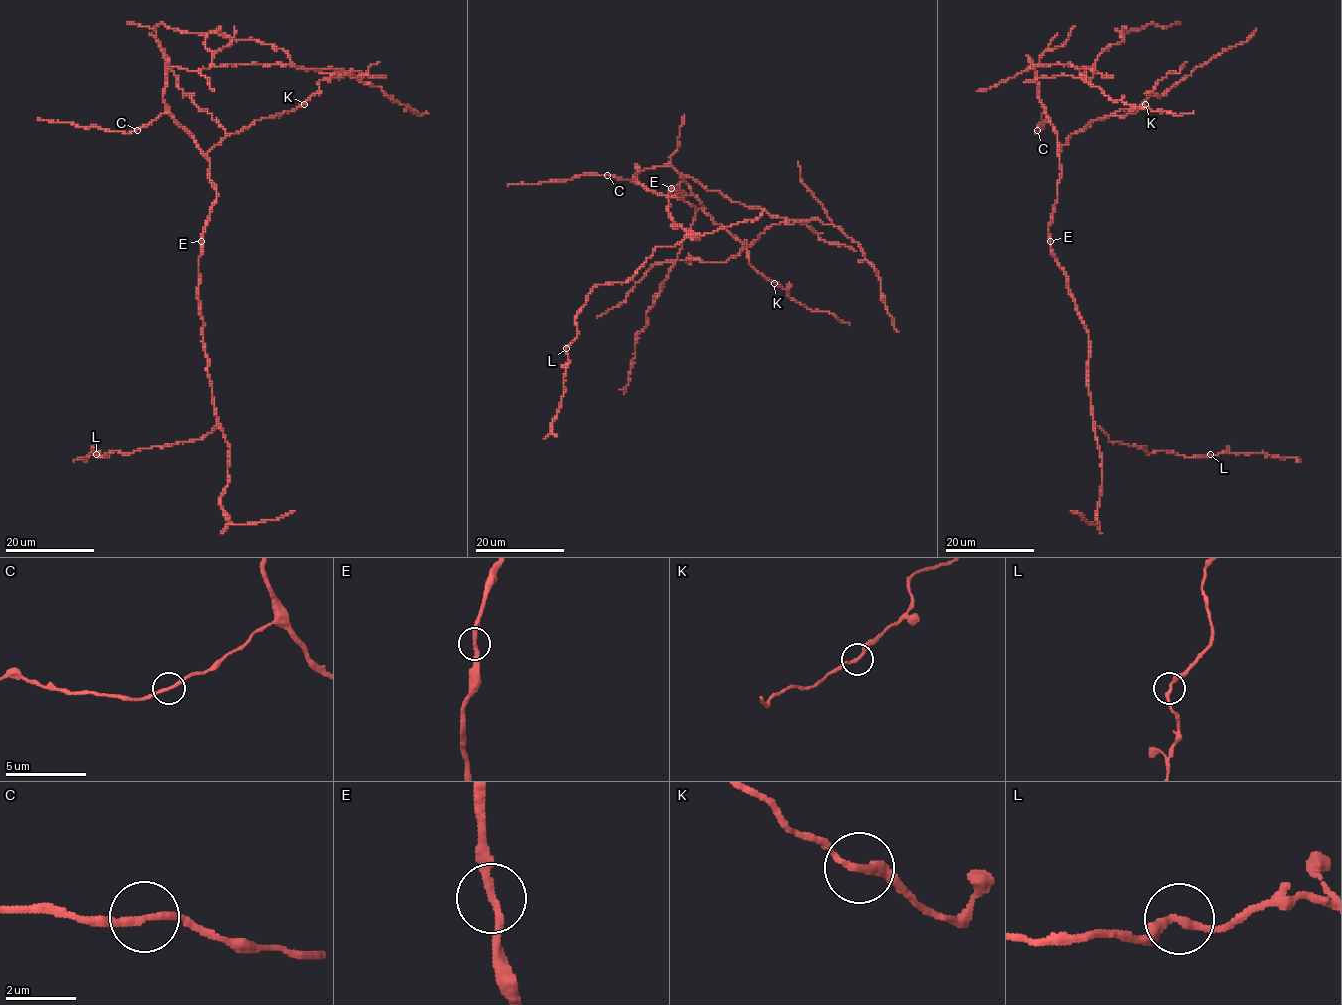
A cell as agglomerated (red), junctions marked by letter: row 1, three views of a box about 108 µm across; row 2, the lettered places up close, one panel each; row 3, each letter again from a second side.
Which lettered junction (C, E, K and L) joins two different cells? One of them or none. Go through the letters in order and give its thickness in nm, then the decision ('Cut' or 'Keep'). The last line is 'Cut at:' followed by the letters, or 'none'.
C: Thickness 200 nm. Keep
E: Thickness 240 nm. Keep
K: Thickness 240 nm. Keep
L: Thickness 240 nm. Keep
Cut at: none

